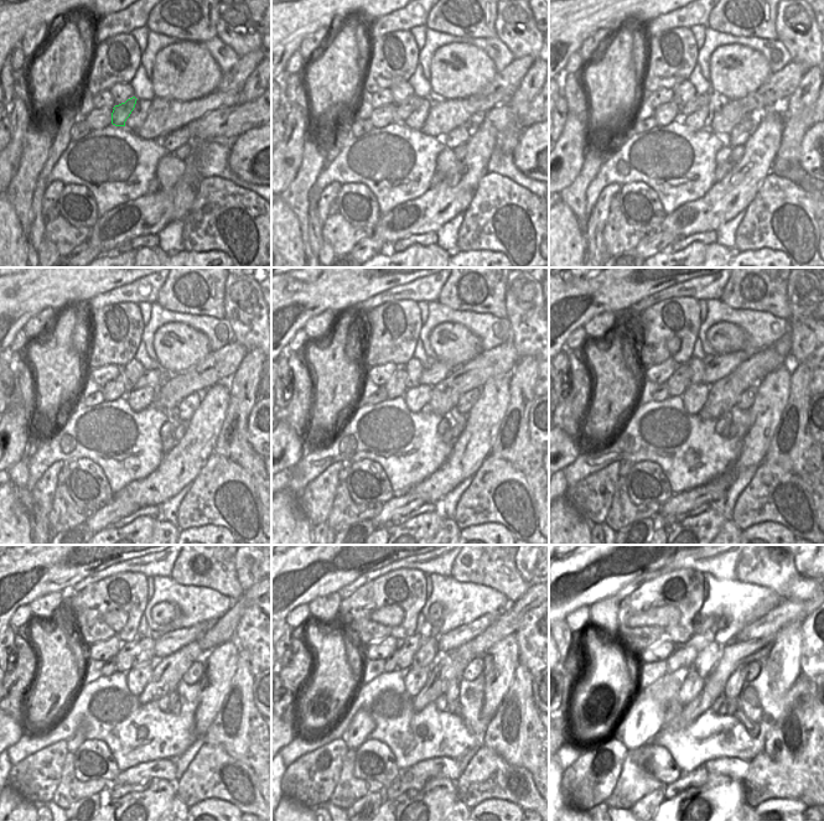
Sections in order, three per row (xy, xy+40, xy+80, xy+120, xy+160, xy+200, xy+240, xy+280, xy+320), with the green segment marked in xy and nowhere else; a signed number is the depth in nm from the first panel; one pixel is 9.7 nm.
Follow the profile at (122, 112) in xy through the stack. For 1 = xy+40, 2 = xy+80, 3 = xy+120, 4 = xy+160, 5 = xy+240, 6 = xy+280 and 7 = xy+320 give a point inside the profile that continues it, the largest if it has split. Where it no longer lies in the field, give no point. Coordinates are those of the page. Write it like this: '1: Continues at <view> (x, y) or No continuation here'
1: Continues at xy+40 (403, 110)
2: Continues at xy+80 (698, 102)
3: Continues at xy+120 (151, 377)
4: Continues at xy+160 (438, 372)
5: Continues at xy+240 (171, 642)
6: Continues at xy+280 (446, 643)
7: Continues at xy+320 (736, 630).

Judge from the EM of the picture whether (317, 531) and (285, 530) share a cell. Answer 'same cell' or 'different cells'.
different cells

